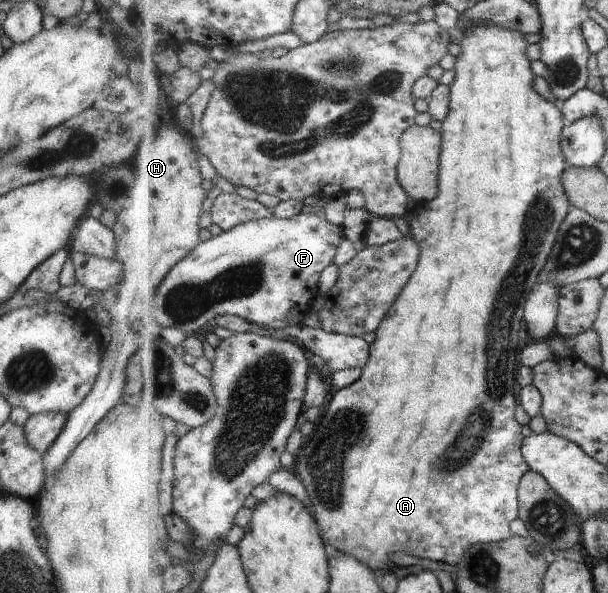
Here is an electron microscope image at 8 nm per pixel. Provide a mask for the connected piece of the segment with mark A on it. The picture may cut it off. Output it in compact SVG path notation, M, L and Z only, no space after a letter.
M472 26L464 31L464 37L460 39L459 45L461 47L461 53L456 57L456 64L454 67L454 71L456 72L455 80L450 86L450 115L448 115L446 121L442 122L442 127L444 127L441 132L444 133L444 145L442 145L441 157L442 191L440 191L440 195L438 195L436 201L430 201L426 207L418 207L415 213L410 212L407 217L408 224L410 225L410 235L414 235L413 238L418 239L418 243L422 243L422 263L418 265L418 271L414 273L414 279L409 279L408 285L410 285L410 287L405 287L405 289L402 290L397 301L394 302L389 313L386 314L385 321L382 322L381 326L375 331L376 337L374 341L370 343L370 361L362 368L362 377L356 383L344 389L335 389L333 391L327 402L324 414L318 422L314 424L314 431L308 435L308 437L303 437L302 445L295 453L296 463L294 472L301 478L302 483L306 486L310 494L313 506L315 507L315 513L317 514L317 522L320 525L320 529L322 529L321 535L323 539L326 543L335 547L336 550L353 555L370 569L376 569L376 571L391 572L396 567L396 565L390 562L391 555L402 551L408 551L408 555L416 555L416 557L422 557L422 559L431 559L457 566L469 551L468 547L470 547L470 545L476 546L477 543L493 544L503 542L509 537L512 537L511 523L519 518L521 507L518 488L521 485L521 479L531 470L529 463L524 461L525 457L522 453L522 446L525 441L524 437L522 437L522 427L520 427L518 421L514 419L516 405L518 405L516 391L514 391L514 387L516 387L516 371L519 371L519 369L516 369L516 367L518 367L518 347L520 347L518 341L520 341L520 331L522 331L522 319L524 319L524 307L526 307L527 299L529 298L530 292L536 288L540 282L539 277L541 271L544 269L550 254L553 253L553 247L557 242L558 232L561 230L561 225L565 222L566 216L569 214L568 211L570 211L571 203L569 202L569 197L563 184L563 175L569 164L564 155L563 147L561 146L562 134L567 122L565 115L556 107L556 104L548 102L542 95L538 95L538 93L532 89L532 81L534 81L535 75L534 71L532 71L532 65L530 65L531 61L526 57L528 41L524 39L522 32L515 32L508 28L501 28L498 26Z

